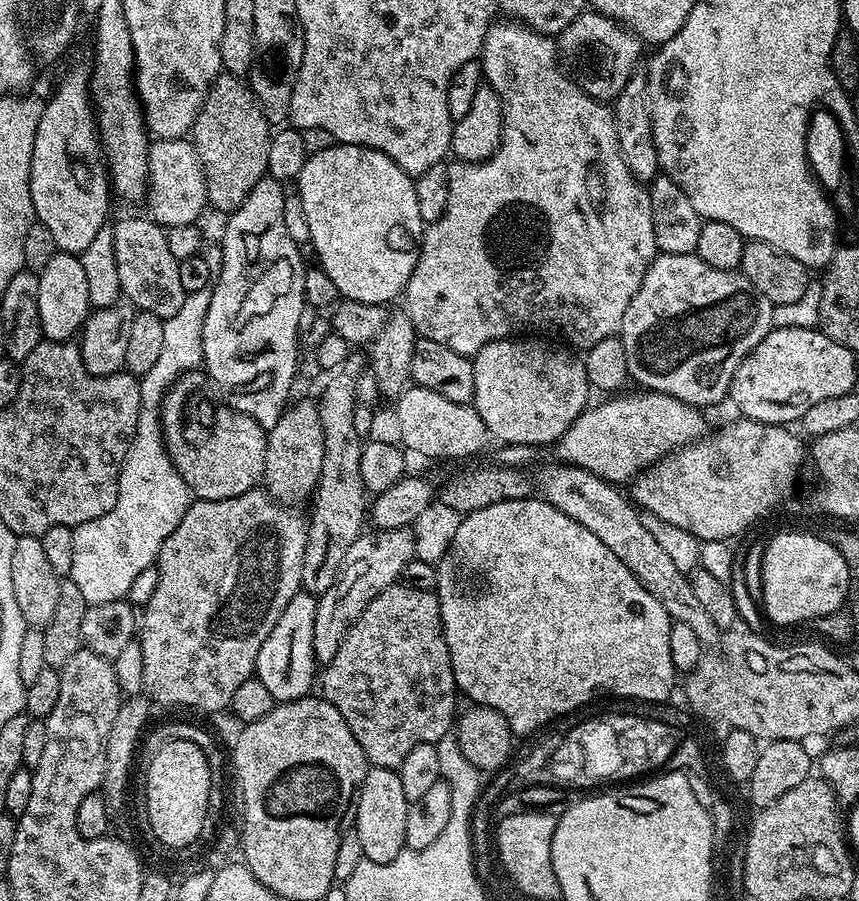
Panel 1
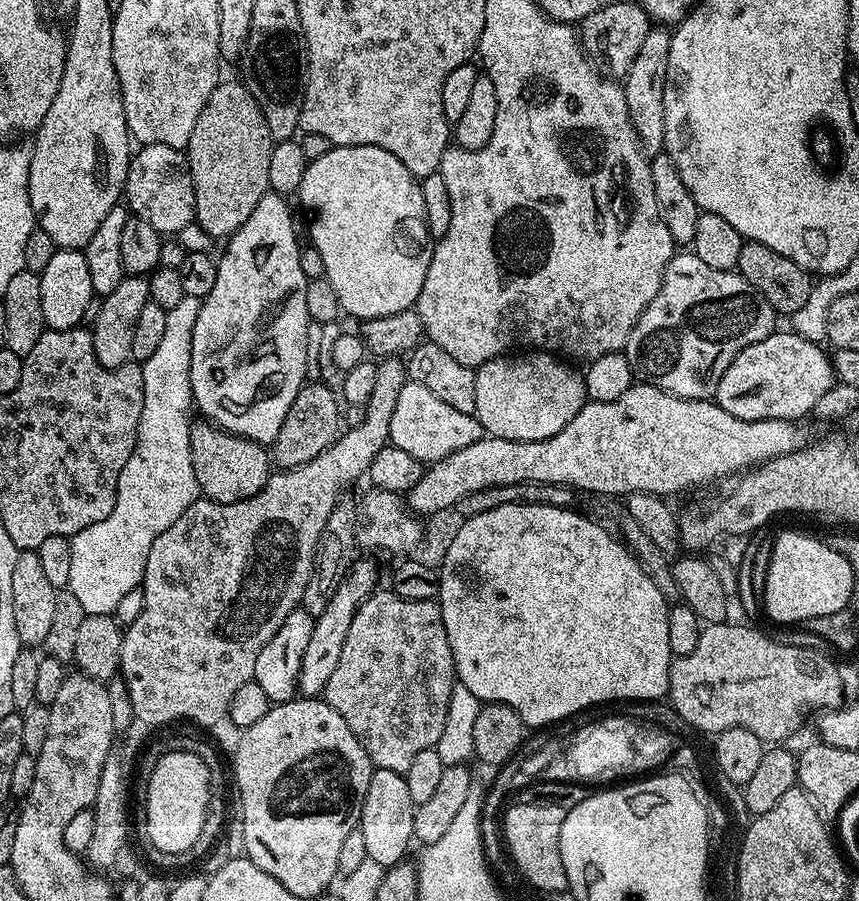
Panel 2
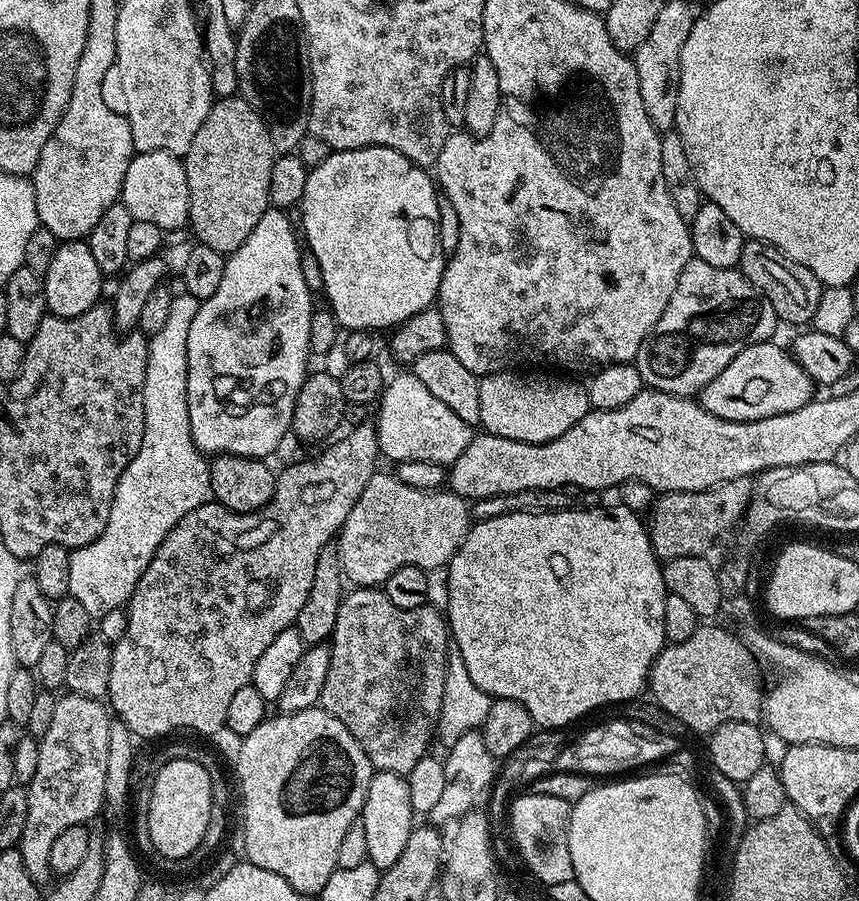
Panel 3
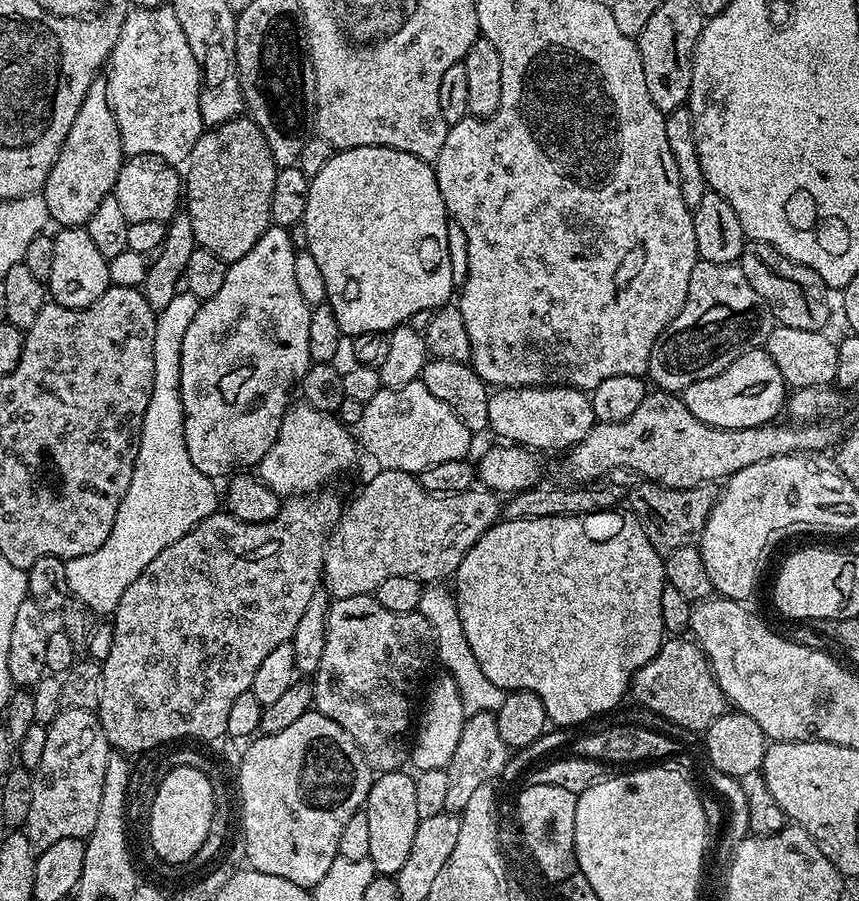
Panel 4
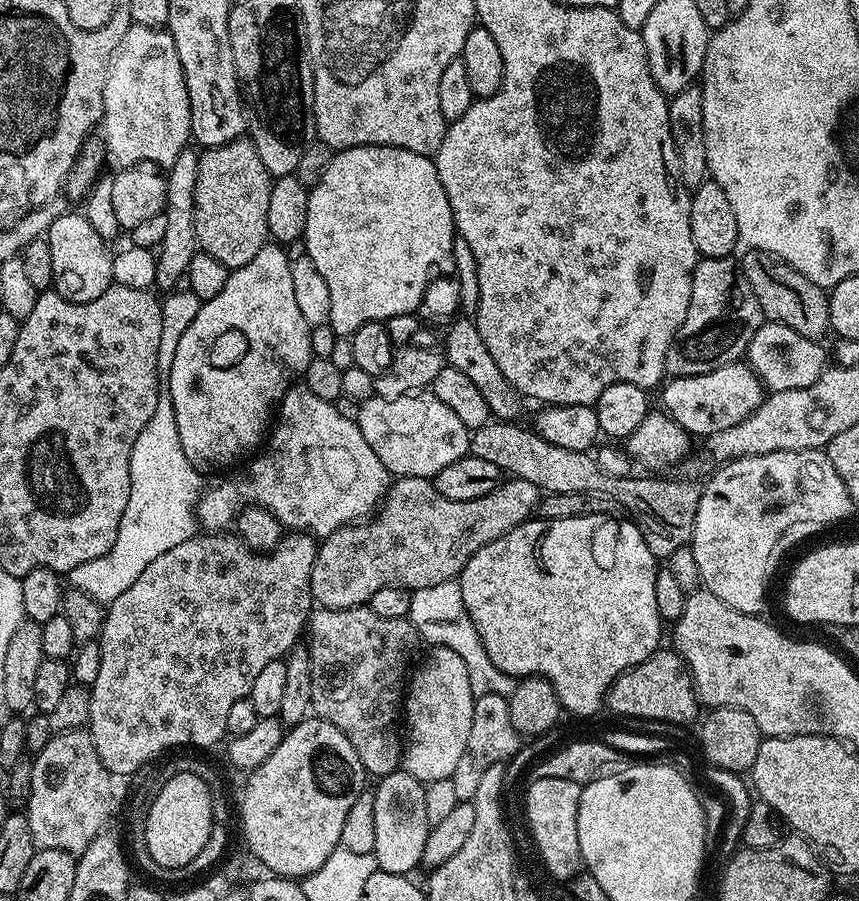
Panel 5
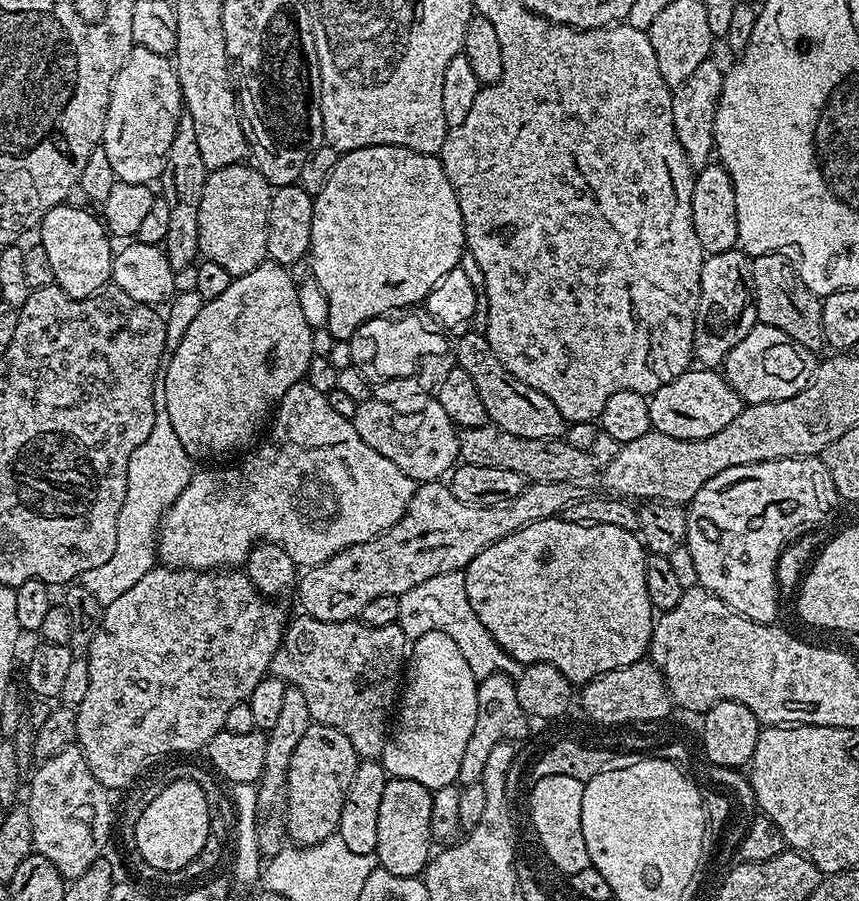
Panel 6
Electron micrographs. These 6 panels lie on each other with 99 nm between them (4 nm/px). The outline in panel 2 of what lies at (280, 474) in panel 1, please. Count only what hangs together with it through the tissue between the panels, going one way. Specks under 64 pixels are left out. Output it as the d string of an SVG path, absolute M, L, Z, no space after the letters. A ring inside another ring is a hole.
M305 383L298 390L294 402L290 402L290 410L286 410L286 418L282 422L282 430L278 430L278 438L274 442L274 460L281 469L297 468L312 458L318 458L335 442L342 432L342 404L327 388L327 383ZM337 400L337 401L336 401ZM276 448L276 452L275 452Z

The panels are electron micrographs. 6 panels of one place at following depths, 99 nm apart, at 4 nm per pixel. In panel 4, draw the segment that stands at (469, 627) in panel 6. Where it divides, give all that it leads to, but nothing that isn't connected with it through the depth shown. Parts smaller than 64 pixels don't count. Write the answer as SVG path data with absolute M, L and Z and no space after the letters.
M444 586L425 587L418 611L424 615L426 622L430 622L432 639L434 641L434 656L437 661L444 663L443 671L454 678L460 691L465 717L473 716L479 712L495 714L502 706L506 695L504 689L494 686L486 674L482 674L482 666L474 659L470 650L470 642L466 642L466 634L462 630L462 618L458 618L456 597Z

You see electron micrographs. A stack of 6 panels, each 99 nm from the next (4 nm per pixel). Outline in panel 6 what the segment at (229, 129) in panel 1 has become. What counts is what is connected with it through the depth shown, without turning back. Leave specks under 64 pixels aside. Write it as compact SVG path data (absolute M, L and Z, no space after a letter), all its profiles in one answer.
M251 163L211 169L202 186L202 202L198 206L200 256L218 262L218 266L233 278L250 274L250 270L265 263L268 260L266 234L273 191L273 185Z

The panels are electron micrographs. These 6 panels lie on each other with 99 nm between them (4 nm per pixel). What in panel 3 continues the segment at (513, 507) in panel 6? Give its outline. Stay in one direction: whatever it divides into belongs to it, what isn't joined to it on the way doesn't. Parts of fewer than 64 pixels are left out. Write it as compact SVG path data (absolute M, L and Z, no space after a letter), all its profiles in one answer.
M377 470L366 482L366 490L358 494L358 502L354 502L354 510L346 518L346 522L338 533L338 551L340 553L340 570L349 585L371 588L383 585L394 570L402 570L402 566L418 566L425 570L443 569L451 560L458 546L466 538L470 527L470 504L458 494L450 490L414 490L414 486L406 486L391 471Z

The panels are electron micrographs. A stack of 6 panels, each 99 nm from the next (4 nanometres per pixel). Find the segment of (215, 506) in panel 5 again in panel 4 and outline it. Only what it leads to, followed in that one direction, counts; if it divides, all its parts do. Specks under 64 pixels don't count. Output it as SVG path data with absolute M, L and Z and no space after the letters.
M292 402L284 411L274 446L270 446L270 450L266 450L260 459L258 475L265 486L281 498L312 494L331 485L328 483L339 472L346 471L355 462L356 448L358 452L353 433L333 413L323 412L303 402Z

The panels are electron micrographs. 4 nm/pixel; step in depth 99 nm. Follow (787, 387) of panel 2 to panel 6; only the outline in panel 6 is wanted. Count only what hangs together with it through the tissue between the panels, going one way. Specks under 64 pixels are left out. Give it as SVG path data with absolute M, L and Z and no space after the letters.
M696 366L674 378L674 382L666 382L666 386L651 393L648 405L650 422L655 431L670 434L670 438L693 440L710 438L710 434L718 434L722 426L734 422L734 418L738 418L740 413L742 401L719 371Z

